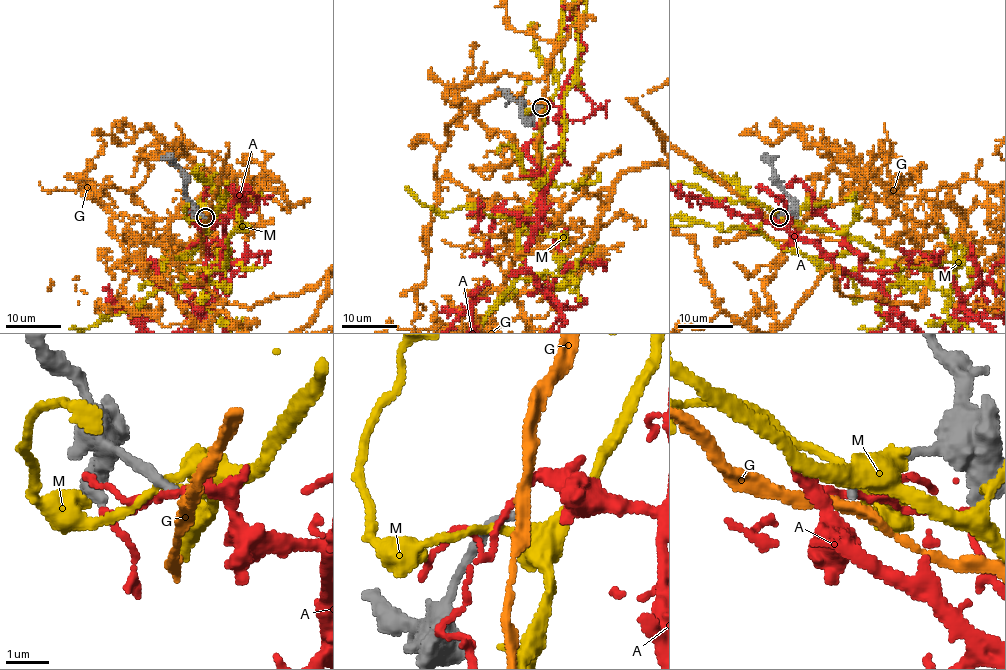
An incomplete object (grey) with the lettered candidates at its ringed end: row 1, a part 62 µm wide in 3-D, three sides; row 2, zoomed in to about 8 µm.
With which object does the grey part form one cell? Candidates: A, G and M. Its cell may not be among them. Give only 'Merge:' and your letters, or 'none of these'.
Merge: none of these

